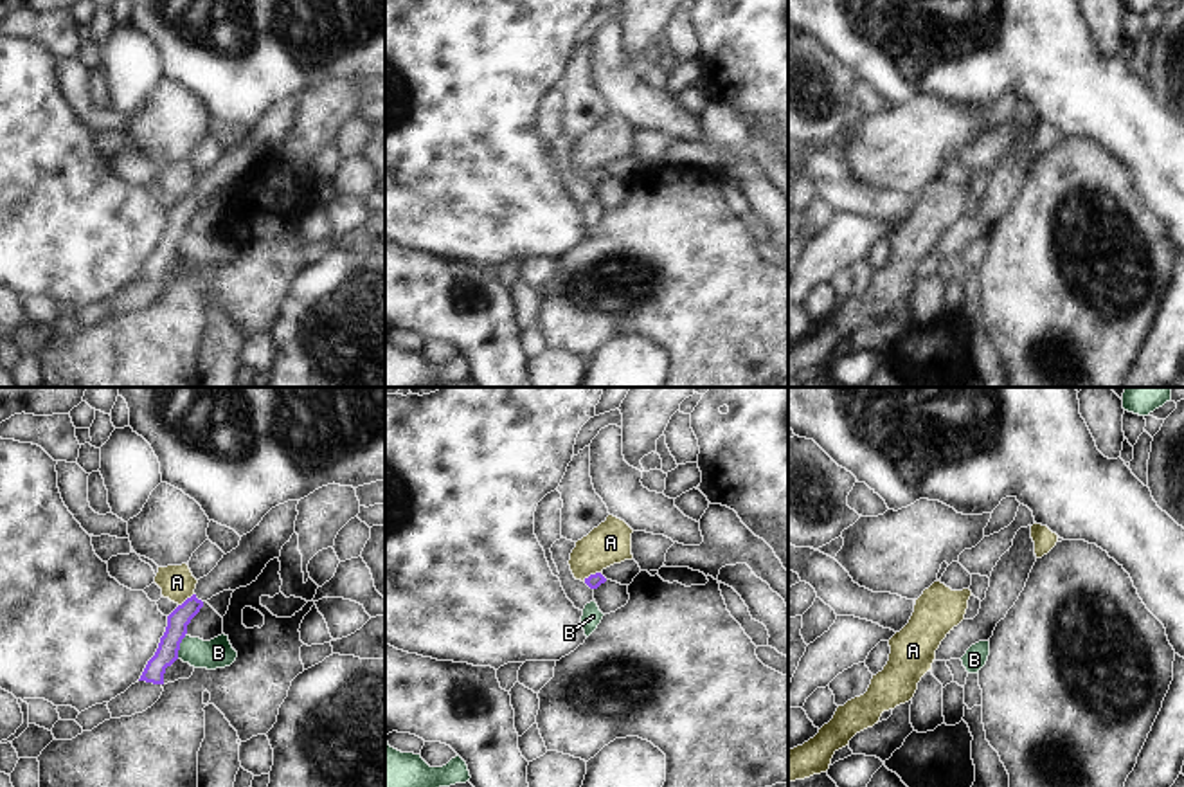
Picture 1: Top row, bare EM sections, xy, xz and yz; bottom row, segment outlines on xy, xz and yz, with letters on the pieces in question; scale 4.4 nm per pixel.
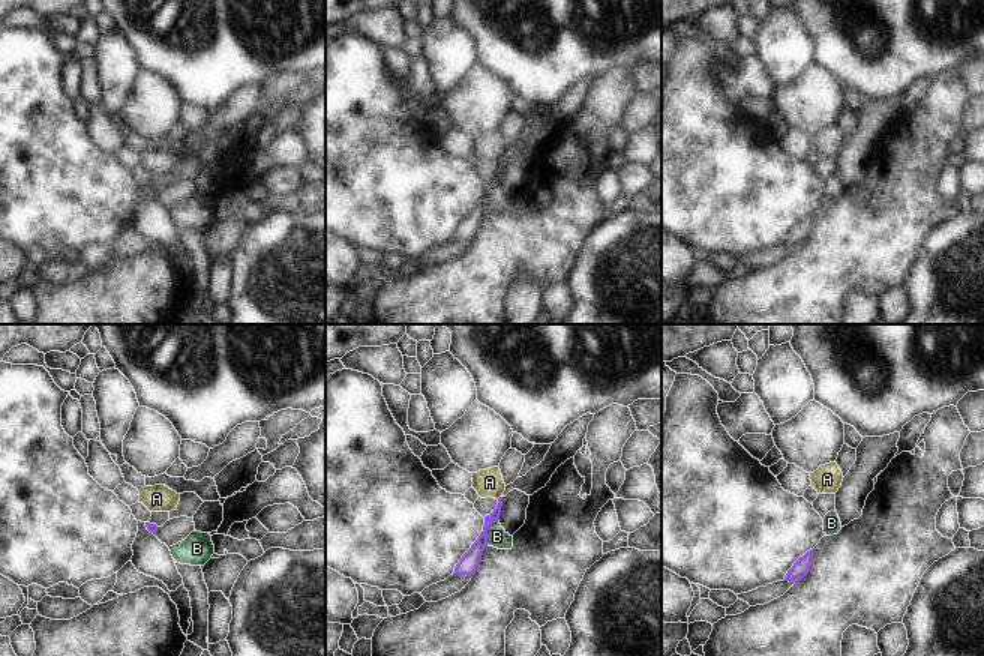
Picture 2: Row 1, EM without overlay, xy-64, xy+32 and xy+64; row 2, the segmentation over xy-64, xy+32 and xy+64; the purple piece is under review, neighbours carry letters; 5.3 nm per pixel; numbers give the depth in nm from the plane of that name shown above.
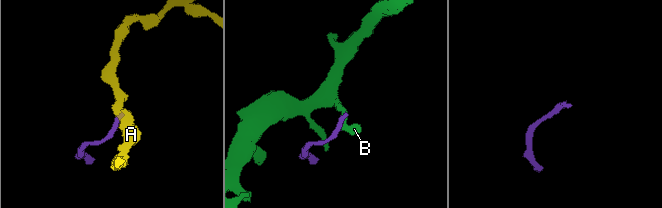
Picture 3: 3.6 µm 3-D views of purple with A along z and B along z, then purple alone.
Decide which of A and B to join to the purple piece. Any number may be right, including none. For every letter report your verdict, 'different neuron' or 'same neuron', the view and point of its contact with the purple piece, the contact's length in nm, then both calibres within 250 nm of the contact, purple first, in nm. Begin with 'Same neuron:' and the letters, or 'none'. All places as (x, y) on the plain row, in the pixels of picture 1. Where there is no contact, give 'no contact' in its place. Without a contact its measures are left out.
Same neuron: none
A: different neuron; meets purple in xz at (591, 171); contact 90 nm long; 60 nm thick on the purple side, 190 nm on the other
B: different neuron; meets purple in xy at (179, 242); contact 130 nm long; 100 nm thick on the purple side, 140 nm on the other

